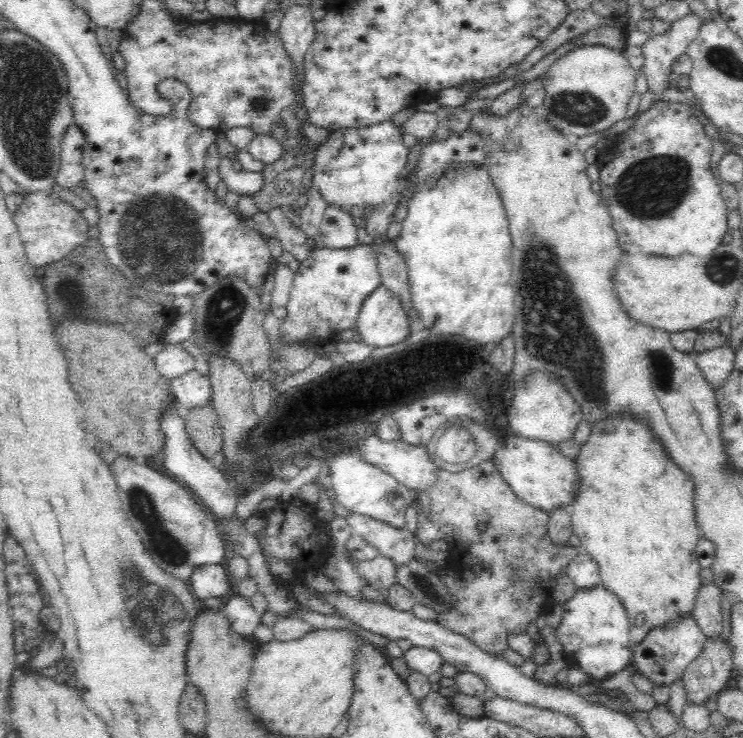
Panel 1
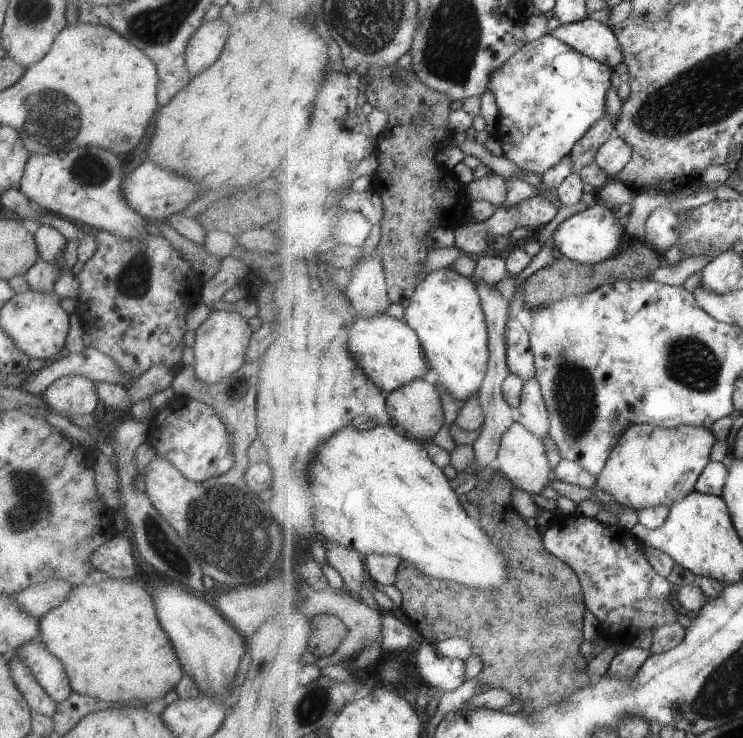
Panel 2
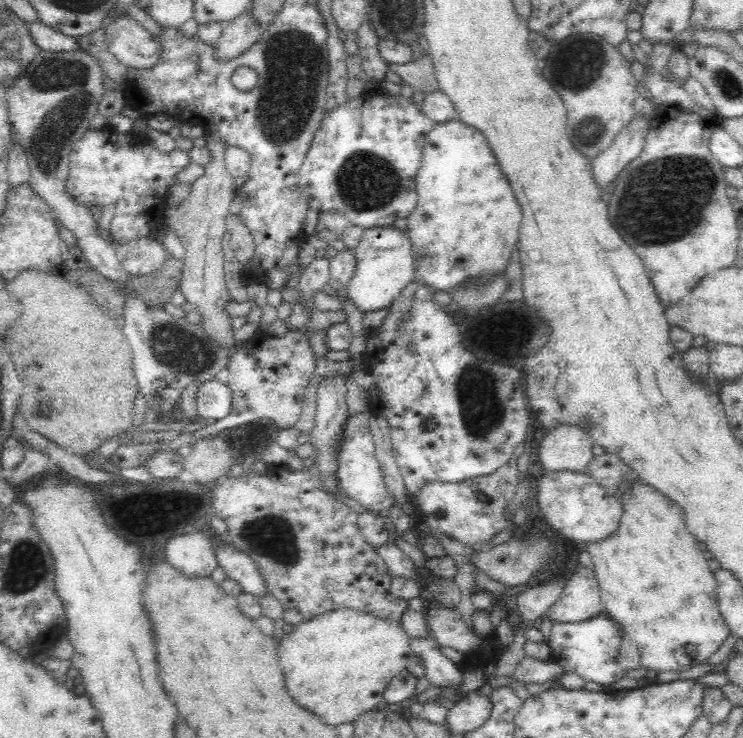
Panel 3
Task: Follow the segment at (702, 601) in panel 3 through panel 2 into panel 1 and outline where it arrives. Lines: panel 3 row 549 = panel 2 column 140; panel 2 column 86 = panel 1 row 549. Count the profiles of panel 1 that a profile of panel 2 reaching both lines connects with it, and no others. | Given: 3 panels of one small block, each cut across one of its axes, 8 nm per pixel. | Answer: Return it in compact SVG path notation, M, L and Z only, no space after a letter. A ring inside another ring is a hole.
M616 415L615 417L610 417L609 419L604 419L603 421L598 421L591 424L591 434L588 438L588 441L581 446L580 452L578 453L578 456L575 458L575 467L578 471L579 477L581 478L579 480L579 489L576 493L576 496L574 497L574 500L572 501L571 507L571 516L572 516L572 525L573 525L573 534L580 539L581 543L581 551L587 553L595 562L596 565L598 565L599 570L599 576L601 577L601 585L606 588L609 592L612 592L615 594L615 596L622 601L622 604L624 605L624 608L626 609L626 612L628 613L629 618L629 642L632 646L636 646L642 642L642 639L650 632L650 630L658 628L658 627L665 627L665 624L668 621L673 621L674 619L679 619L682 615L690 615L692 612L692 609L695 607L696 604L696 598L698 598L698 592L700 592L700 588L702 588L702 580L700 578L700 564L698 562L698 558L695 552L695 548L697 547L697 544L699 542L699 539L701 537L700 531L697 528L697 523L695 520L695 508L694 508L694 481L690 479L690 475L688 473L682 471L676 463L672 462L672 459L668 457L668 453L664 451L664 448L662 448L662 445L658 443L658 439L654 437L654 435L650 436L650 429L646 428L644 426L644 422L640 422L640 420L634 420L634 418L624 418L620 417L620 415Z

